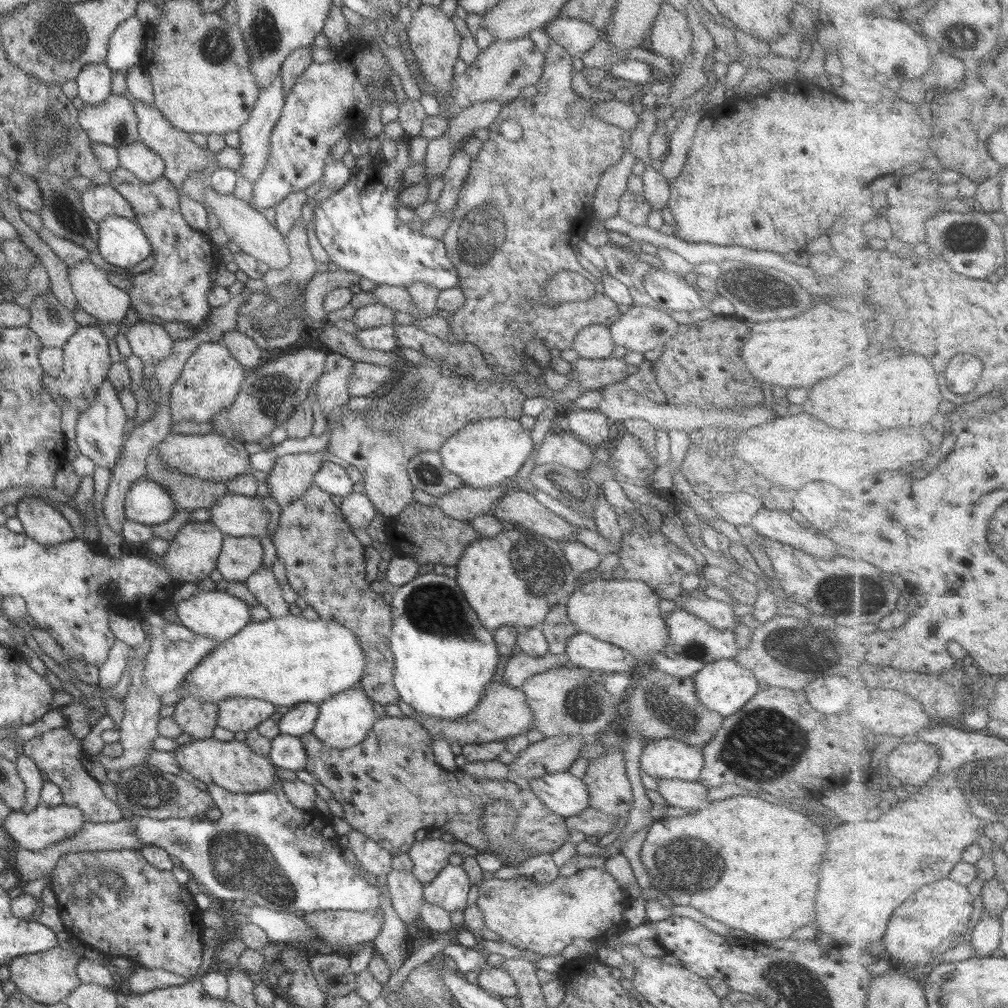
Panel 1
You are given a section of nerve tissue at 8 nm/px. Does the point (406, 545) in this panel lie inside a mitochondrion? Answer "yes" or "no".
no

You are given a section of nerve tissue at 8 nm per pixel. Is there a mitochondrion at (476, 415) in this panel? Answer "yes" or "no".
no

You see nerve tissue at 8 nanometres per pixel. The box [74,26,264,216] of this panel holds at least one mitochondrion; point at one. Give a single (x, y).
(215, 48)

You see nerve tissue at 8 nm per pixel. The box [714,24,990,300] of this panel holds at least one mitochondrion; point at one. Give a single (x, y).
(959, 238)

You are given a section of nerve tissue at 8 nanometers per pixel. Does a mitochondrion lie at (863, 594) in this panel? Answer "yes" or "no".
yes

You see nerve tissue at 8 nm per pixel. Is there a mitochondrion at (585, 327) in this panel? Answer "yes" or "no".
no

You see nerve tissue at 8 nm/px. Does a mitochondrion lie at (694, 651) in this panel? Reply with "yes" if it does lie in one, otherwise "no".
yes

